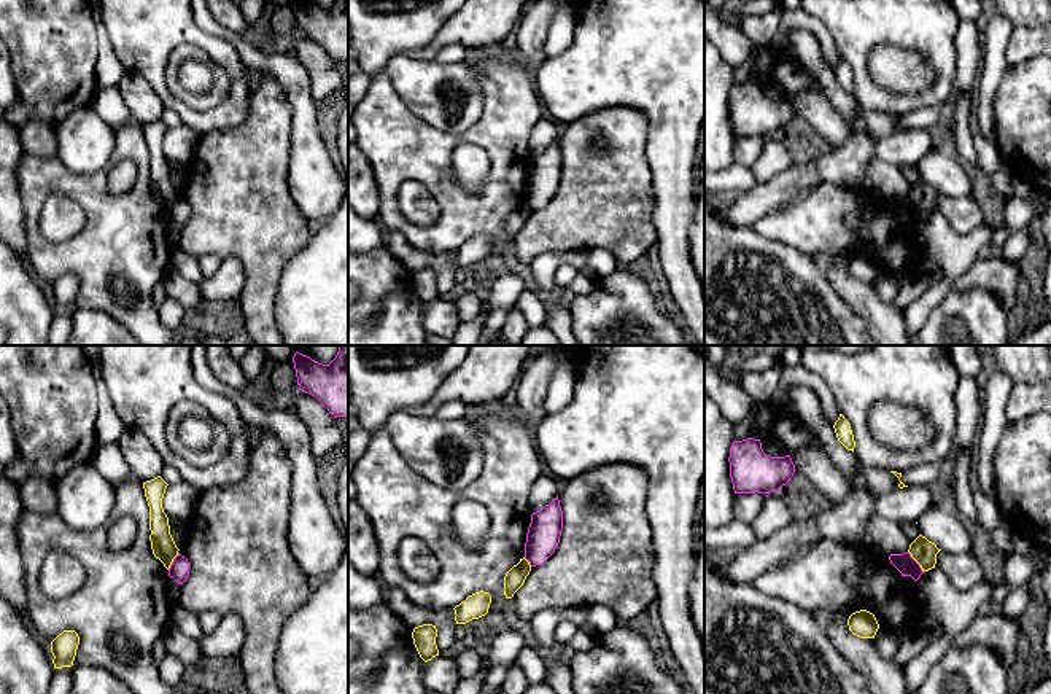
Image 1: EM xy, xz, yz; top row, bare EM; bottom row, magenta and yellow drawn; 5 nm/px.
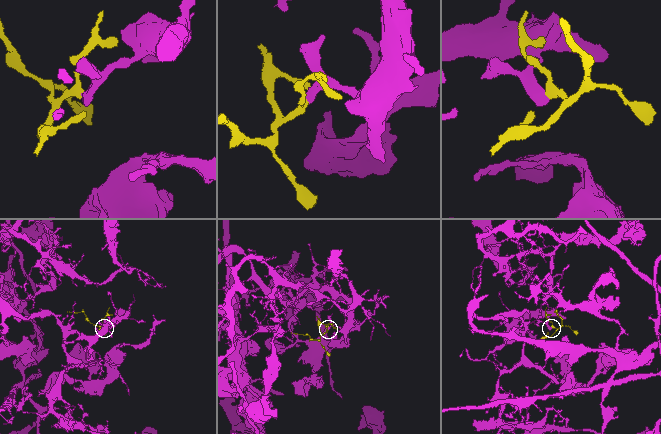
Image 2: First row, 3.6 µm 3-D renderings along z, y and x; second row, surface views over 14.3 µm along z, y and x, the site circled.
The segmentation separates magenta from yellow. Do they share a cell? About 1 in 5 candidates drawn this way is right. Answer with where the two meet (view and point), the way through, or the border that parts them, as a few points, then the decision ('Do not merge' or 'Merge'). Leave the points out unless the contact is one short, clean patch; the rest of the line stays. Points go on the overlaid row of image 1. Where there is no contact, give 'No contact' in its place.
Touches magenta at yz (916, 562). Boundary: yz (908, 551), (923, 572). Do not merge

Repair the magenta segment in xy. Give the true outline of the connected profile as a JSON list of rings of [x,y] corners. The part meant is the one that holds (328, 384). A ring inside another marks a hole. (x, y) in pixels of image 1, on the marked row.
[[[340,345],[329,365],[299,352],[293,363],[302,392],[315,396],[334,417],[348,415],[348,345]]]

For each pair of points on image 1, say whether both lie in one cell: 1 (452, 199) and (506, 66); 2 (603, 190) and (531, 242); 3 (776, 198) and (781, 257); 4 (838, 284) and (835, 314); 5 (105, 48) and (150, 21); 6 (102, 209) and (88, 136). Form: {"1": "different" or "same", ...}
{"1": "same", "2": "same", "3": "different", "4": "different", "5": "different", "6": "different"}

